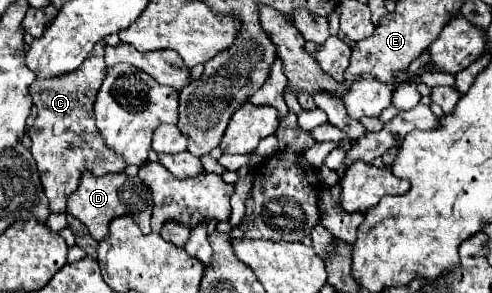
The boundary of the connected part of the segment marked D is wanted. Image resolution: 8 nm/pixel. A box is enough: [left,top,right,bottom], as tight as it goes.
[67,173,153,241]

